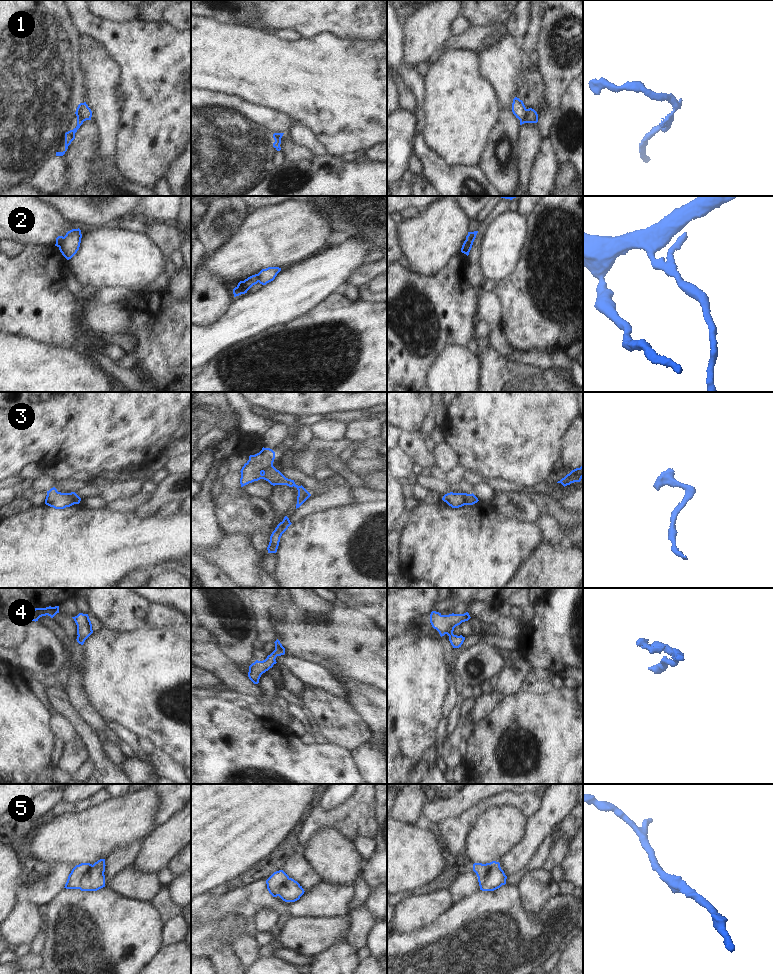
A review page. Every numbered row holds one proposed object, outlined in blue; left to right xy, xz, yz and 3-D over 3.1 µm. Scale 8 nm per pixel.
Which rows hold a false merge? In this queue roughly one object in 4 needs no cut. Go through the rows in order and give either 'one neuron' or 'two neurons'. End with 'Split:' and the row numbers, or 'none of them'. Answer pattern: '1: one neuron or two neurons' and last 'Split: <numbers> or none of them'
1: two neurons
2: two neurons
3: two neurons
4: one neuron
5: one neuron
Split: 1, 2, 3

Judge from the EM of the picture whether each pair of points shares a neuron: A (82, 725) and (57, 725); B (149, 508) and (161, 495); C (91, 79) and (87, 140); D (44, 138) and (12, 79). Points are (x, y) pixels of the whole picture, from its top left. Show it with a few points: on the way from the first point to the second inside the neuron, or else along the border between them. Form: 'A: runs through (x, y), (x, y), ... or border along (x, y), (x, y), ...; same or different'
A: border along (57, 712), (70, 722), (77, 734); different
B: runs through (152, 505), (159, 498); same
C: border along (84, 120), (90, 120), (95, 127), (97, 142); different
D: runs through (29, 123), (12, 106), (12, 94); same

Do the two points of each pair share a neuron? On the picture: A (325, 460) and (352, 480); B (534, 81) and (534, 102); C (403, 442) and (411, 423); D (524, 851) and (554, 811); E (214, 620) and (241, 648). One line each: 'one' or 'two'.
A: one
B: one
C: two
D: one
E: one

